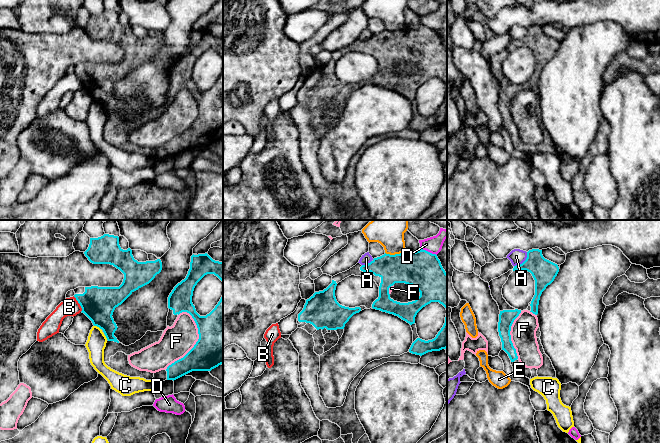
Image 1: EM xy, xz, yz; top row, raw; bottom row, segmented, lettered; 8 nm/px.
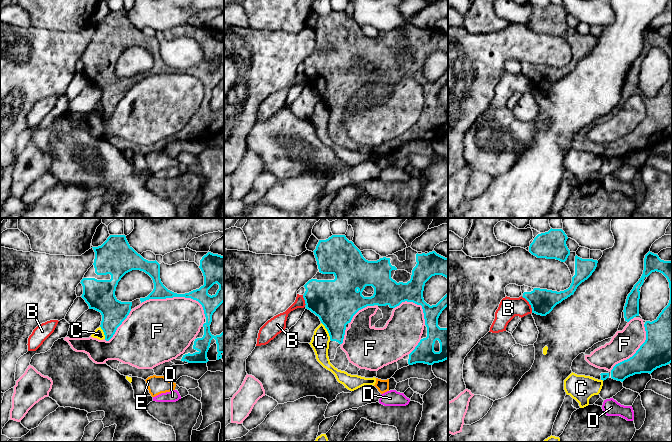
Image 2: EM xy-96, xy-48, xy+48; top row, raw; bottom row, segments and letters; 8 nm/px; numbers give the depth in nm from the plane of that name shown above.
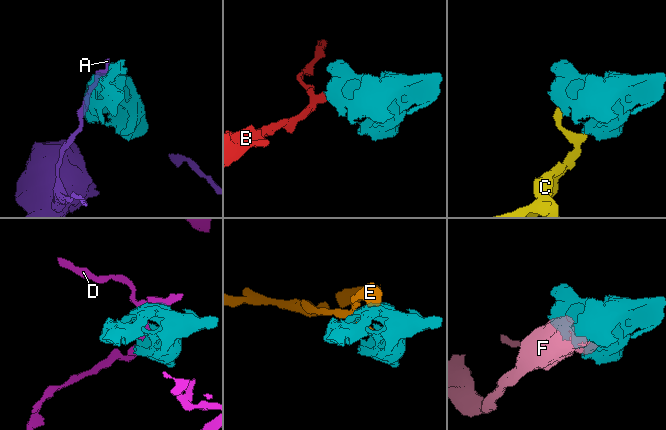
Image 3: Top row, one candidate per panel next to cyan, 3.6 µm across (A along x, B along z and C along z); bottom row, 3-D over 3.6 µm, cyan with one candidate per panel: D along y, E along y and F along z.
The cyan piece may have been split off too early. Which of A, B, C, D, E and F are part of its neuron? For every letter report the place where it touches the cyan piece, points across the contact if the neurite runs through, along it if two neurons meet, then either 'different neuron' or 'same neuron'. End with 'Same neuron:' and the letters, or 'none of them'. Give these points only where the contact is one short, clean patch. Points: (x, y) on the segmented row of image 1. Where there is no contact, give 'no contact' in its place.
A: meets cyan in yz at (524, 261); different neuron
B: meets cyan in xy at (79, 303); border along xy (73, 296), (79, 304), (81, 311); different neuron
C: meets cyan in xy at (97, 326); different neuron
D: meets cyan in xz at (429, 252); different neuron
E: meets cyan in xz at (395, 254); border along xz (405, 249), (399, 253), (385, 253); different neuron
F: meets cyan in xy at (196, 343); different neuron
Same neuron: none of them

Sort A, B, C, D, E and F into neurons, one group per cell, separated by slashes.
A / B / C / D / E / F

